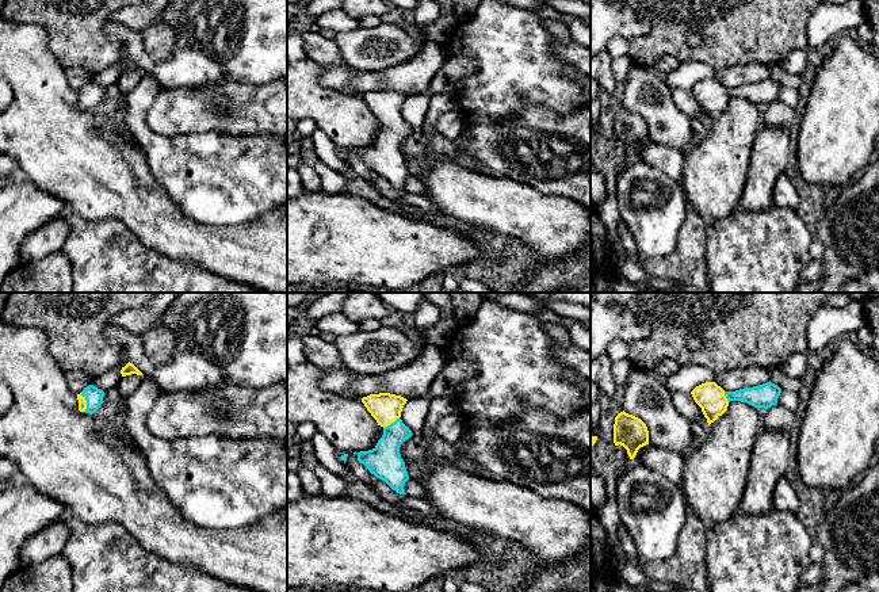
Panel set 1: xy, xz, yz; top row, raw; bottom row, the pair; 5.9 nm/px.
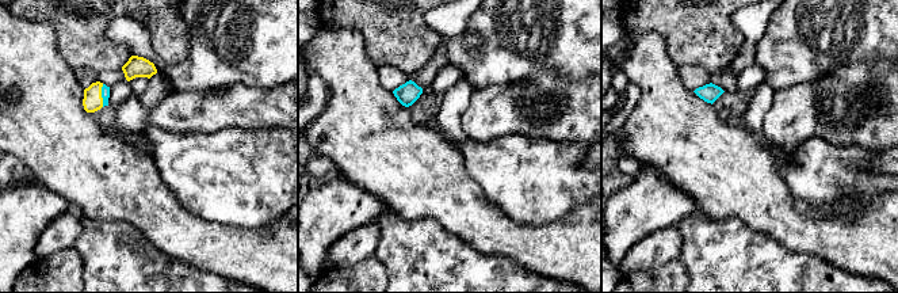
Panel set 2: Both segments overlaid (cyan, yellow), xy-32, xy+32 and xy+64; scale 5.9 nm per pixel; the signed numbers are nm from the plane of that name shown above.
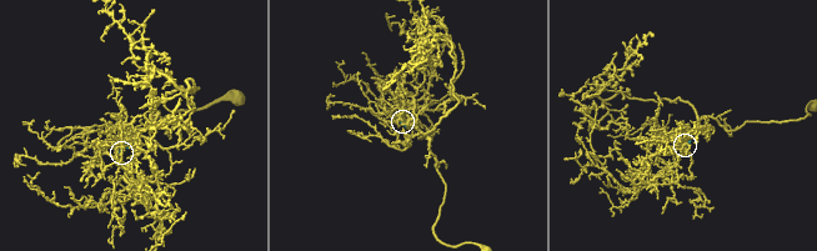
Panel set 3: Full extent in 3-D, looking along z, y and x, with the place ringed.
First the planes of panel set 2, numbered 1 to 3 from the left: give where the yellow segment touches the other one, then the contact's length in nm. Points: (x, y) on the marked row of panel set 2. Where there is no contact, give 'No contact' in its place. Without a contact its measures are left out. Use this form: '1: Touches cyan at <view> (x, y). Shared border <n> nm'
1: Touches cyan at xy-32 (102, 95). Shared border 140 nm
2: No contact
3: No contact

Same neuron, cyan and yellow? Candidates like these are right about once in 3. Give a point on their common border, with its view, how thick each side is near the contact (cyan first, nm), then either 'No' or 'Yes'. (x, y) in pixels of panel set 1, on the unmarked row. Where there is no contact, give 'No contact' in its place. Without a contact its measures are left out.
Touches cyan at xy (87, 99). Thickness 110 nm (cyan) against 50 nm. Yes

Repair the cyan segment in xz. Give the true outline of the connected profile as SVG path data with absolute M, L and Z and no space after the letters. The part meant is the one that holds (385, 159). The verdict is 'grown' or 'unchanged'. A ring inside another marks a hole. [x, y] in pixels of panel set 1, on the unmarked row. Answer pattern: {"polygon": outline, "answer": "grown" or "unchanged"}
{"polygon": "M390 89L363 93L362 99L383 125L383 131L372 146L353 149L371 171L400 191L406 191L404 183L409 176L400 144L413 131L400 115L406 98L406 95Z", "answer": "grown"}

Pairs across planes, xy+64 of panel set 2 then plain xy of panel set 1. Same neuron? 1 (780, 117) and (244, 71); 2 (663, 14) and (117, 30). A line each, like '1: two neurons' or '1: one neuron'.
1: two neurons
2: two neurons

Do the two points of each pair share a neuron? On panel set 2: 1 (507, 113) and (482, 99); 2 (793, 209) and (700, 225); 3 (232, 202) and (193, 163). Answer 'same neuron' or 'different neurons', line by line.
1: same neuron
2: different neurons
3: same neuron

